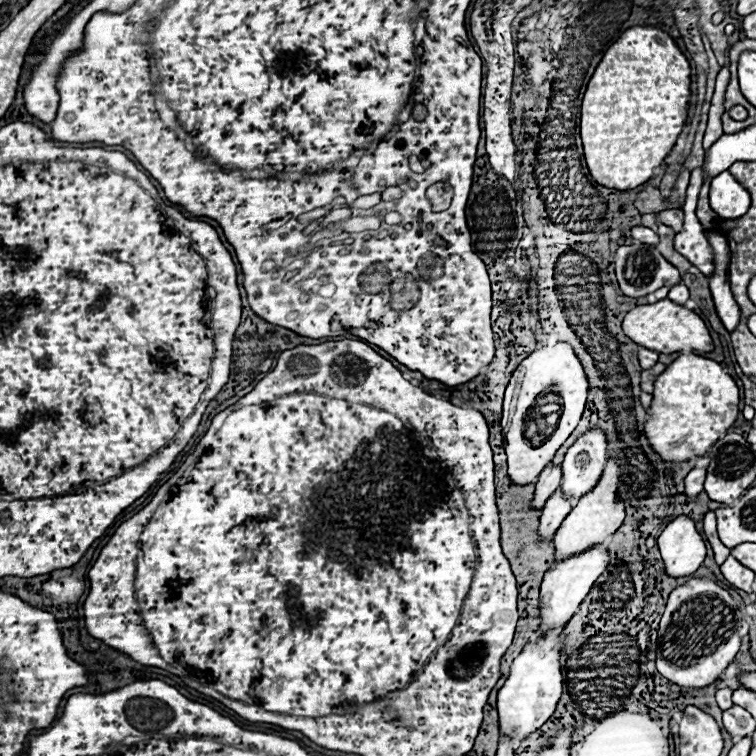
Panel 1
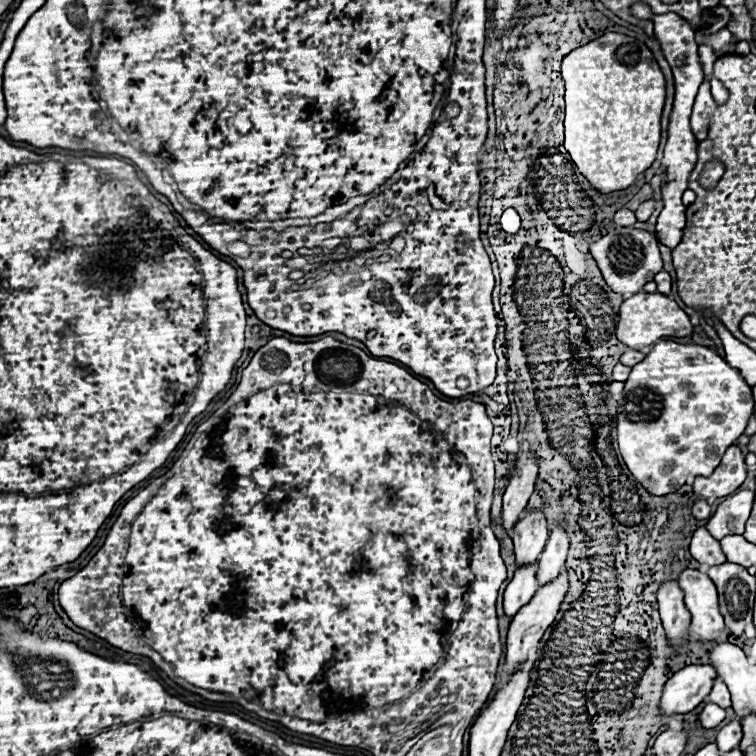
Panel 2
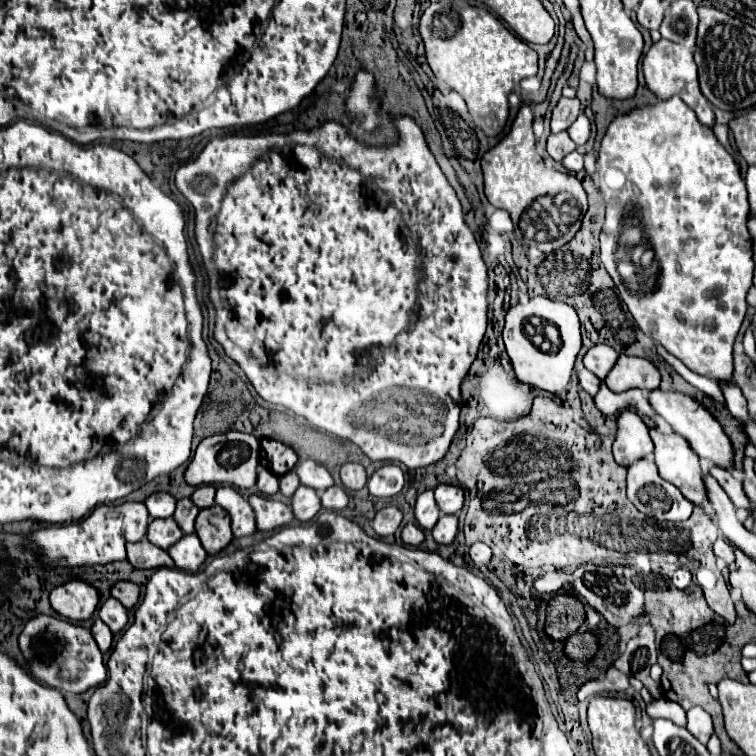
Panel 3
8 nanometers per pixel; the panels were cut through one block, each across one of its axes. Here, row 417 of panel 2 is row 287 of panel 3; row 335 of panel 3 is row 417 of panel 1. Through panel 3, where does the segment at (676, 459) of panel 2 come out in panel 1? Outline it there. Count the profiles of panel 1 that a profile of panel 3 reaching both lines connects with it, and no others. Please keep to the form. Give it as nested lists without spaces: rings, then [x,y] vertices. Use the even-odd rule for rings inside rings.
[[[682,352],[672,364],[666,366],[666,370],[656,376],[654,380],[654,392],[652,392],[652,404],[646,410],[646,422],[644,422],[644,434],[652,446],[652,450],[664,460],[664,462],[686,462],[694,456],[704,456],[708,448],[720,440],[728,428],[736,422],[736,416],[740,412],[740,390],[730,374],[724,372],[724,368],[704,356]]]

